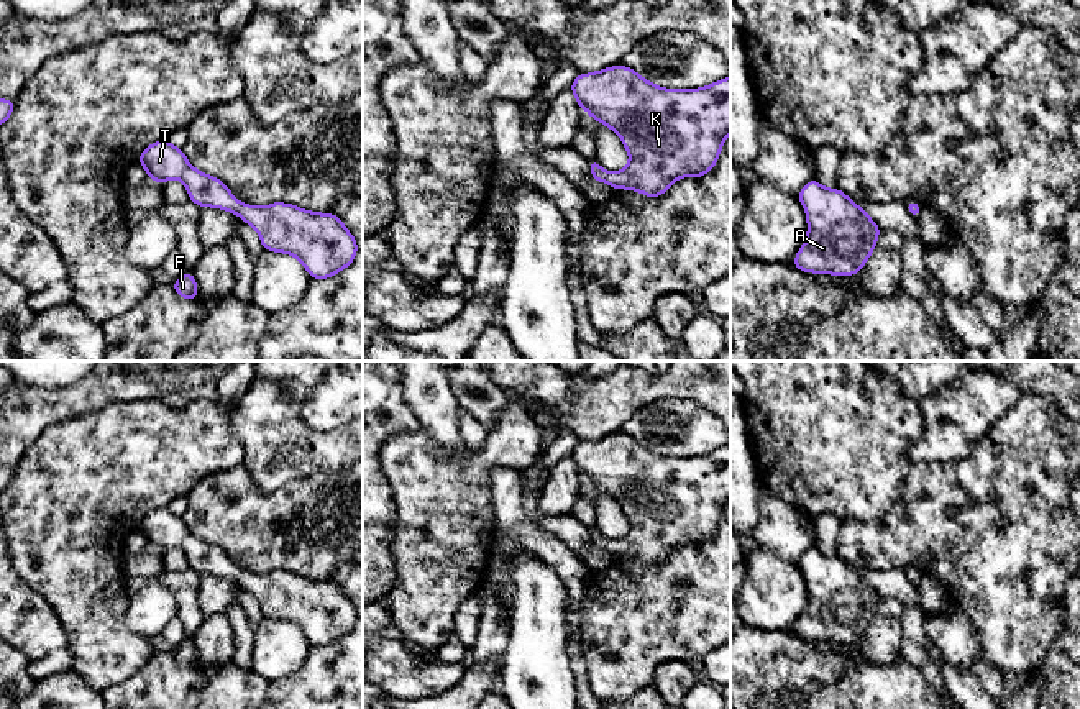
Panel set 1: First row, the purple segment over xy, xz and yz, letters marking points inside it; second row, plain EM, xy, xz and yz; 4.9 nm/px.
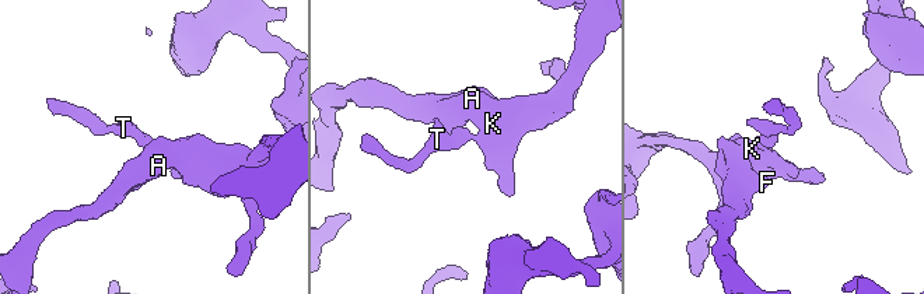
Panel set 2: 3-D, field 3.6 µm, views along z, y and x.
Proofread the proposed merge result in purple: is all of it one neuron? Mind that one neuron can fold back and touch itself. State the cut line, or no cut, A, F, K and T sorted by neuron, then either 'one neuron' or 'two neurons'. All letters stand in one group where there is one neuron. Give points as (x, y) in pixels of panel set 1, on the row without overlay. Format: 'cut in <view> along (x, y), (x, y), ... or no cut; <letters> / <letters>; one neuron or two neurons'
no cut; A F K T; one neuron

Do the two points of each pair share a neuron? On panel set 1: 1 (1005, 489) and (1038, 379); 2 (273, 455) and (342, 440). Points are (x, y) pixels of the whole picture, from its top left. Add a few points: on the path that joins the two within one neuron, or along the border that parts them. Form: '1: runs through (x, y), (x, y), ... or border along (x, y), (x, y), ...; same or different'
1: border along (1021, 394), (1049, 394), (1062, 409); different
2: runs through (289, 452), (325, 450); same

